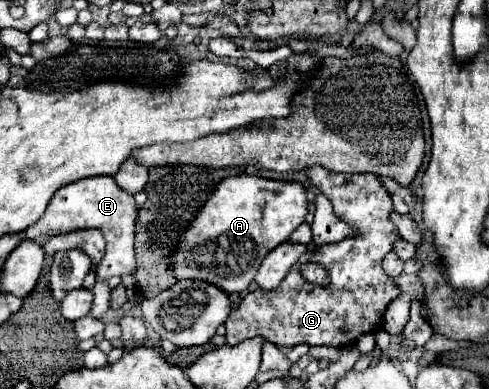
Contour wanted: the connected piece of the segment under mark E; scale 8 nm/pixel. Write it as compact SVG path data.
M93 176L83 178L79 182L67 184L67 188L59 188L55 198L51 198L43 218L25 230L27 240L37 240L39 236L55 236L69 234L83 228L99 228L105 234L105 254L95 271L97 280L109 280L111 276L133 274L135 256L133 256L133 228L135 228L137 208L131 194L123 192L111 176Z

